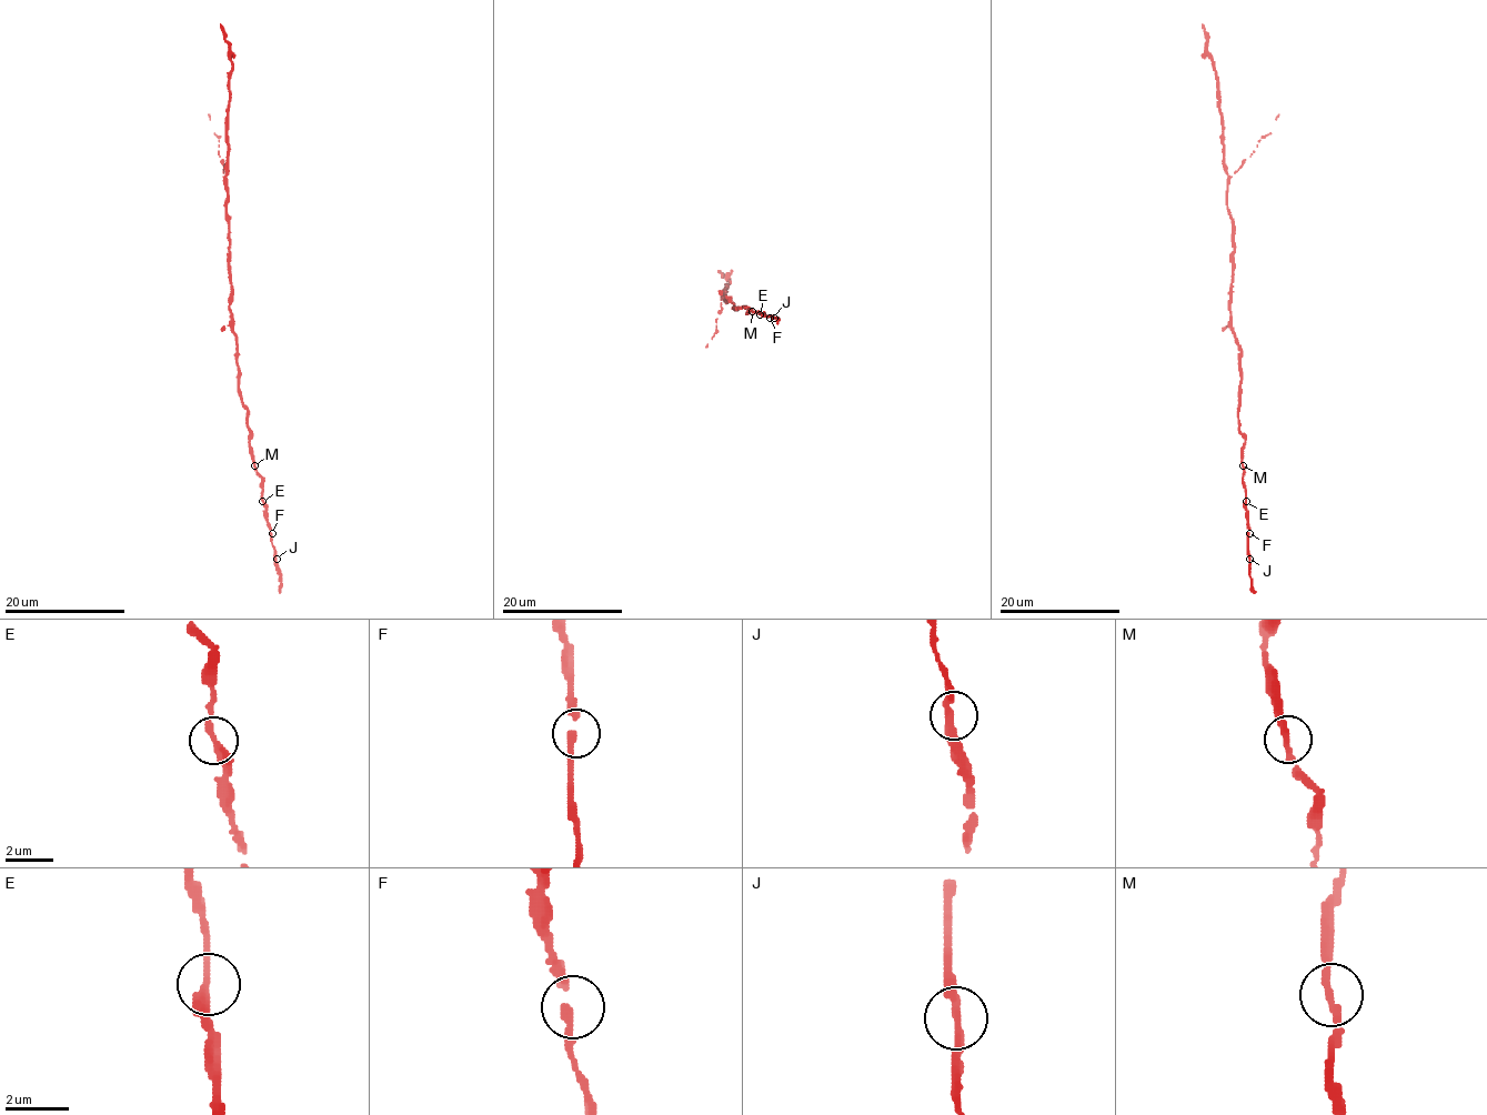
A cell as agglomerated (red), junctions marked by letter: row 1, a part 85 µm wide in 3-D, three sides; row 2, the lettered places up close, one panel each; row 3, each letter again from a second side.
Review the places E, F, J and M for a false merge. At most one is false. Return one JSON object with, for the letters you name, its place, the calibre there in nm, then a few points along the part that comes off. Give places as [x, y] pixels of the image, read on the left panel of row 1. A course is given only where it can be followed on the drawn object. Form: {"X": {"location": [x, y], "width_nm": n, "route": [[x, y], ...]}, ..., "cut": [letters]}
{"cut": []}

